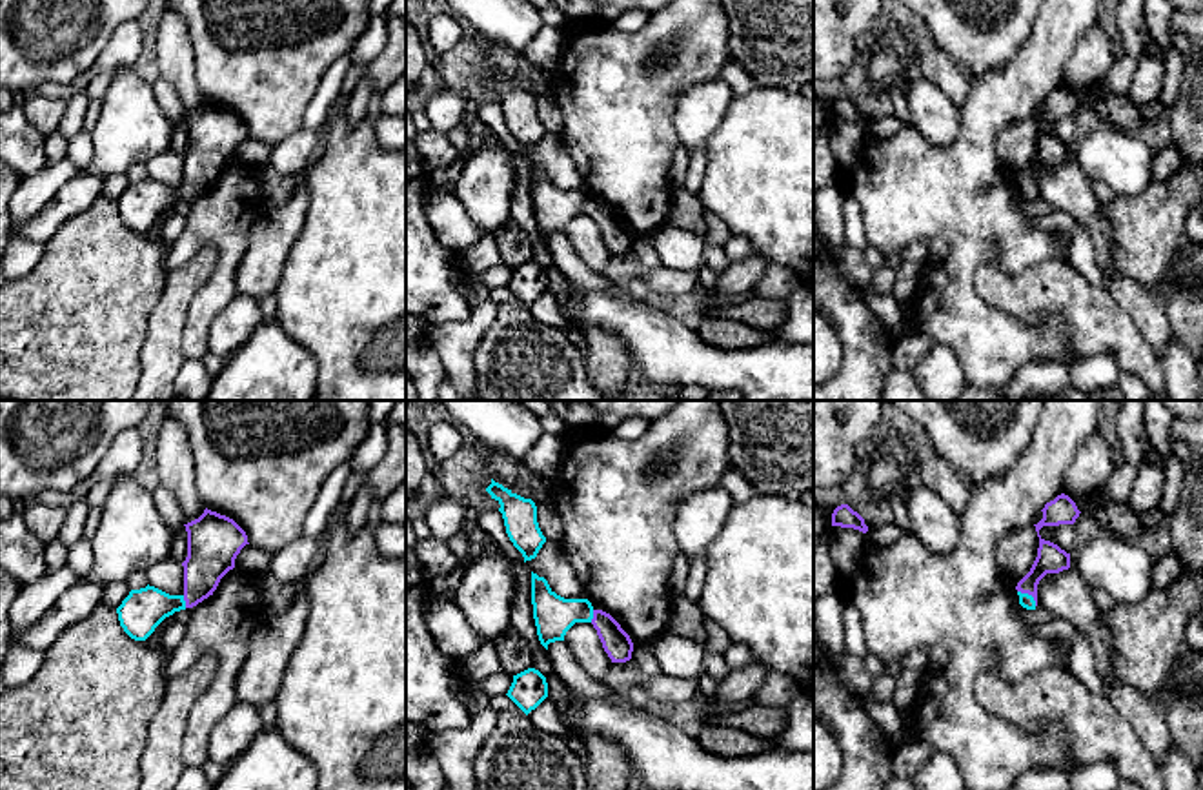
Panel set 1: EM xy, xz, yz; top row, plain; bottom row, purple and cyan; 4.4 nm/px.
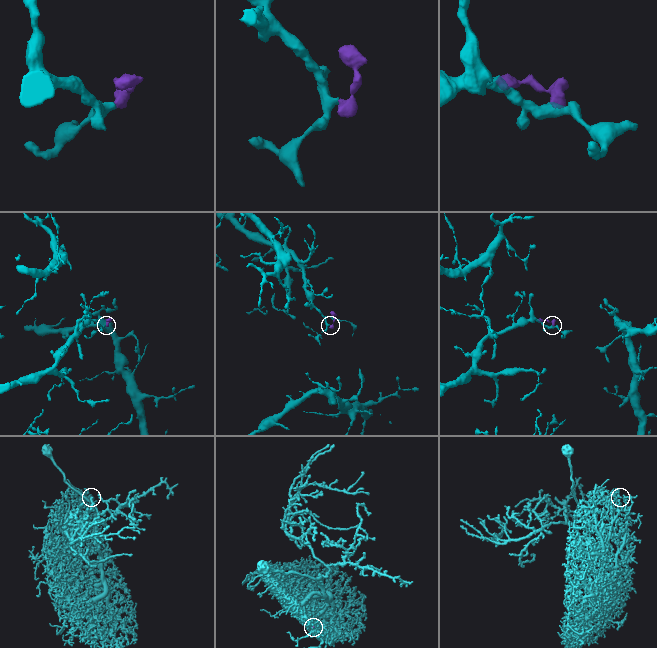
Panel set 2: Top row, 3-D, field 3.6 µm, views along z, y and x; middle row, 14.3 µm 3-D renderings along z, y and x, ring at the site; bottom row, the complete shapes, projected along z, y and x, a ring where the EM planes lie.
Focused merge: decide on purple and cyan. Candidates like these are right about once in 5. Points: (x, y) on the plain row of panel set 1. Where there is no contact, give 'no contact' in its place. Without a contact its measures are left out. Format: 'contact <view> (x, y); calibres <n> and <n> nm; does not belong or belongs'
contact yz (1029, 186); calibres 130 and 70 nm; belongs

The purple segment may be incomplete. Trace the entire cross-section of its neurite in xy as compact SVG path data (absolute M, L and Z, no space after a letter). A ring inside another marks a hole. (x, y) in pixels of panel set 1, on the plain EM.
M207 100L184 118L187 124L184 186L169 187L147 177L131 182L116 200L120 218L135 233L146 233L166 209L213 187L220 171L235 160L240 142L249 137L246 124L233 111Z

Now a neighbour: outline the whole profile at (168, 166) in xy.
M169 147L147 160L147 175L169 187L184 187L184 158Z

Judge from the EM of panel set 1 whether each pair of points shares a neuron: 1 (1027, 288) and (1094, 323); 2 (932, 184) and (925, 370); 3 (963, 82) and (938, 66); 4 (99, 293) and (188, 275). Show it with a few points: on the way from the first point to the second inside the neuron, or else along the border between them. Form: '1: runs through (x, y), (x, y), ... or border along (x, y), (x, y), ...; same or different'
1: runs through (1043, 292), (1063, 292), (1078, 306); same
2: border along (934, 343), (945, 343), (952, 350), (963, 375); different
3: runs through (958, 82), (943, 71); same
4: border along (168, 273), (162, 295), (150, 319); different

